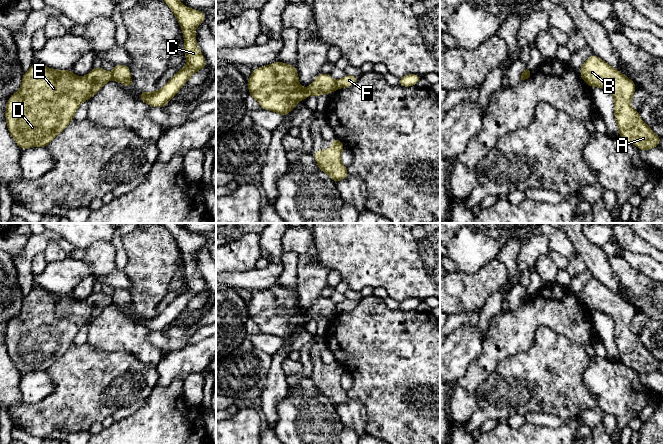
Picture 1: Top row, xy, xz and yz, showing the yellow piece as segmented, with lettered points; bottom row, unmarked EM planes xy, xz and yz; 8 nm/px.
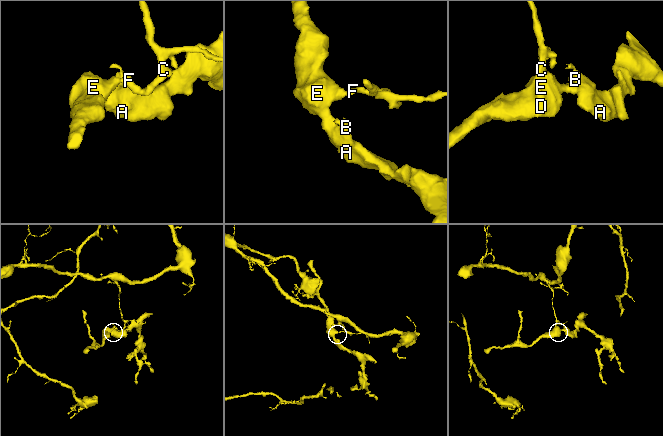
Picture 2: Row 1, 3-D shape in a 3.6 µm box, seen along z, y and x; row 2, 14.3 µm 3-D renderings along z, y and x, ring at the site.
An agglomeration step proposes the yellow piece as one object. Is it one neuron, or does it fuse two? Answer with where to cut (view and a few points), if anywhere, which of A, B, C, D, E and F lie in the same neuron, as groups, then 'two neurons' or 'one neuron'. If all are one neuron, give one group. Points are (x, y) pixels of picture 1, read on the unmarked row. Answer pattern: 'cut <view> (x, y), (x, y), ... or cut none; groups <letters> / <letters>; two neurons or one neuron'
cut xz (334, 305), (337, 312); groups A B D E / C F; two neurons

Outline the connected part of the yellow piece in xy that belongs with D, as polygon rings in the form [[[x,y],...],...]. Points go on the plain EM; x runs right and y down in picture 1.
[[[34,286],[23,298],[19,315],[13,317],[7,325],[7,353],[22,374],[47,371],[73,345],[79,330],[98,317],[110,304],[112,297],[100,291],[94,291],[87,299],[80,301],[71,294],[51,293]]]

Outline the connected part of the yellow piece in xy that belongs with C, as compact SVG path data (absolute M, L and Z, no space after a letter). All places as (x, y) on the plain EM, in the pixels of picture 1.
M162 223L173 236L179 247L183 262L187 289L181 292L161 313L140 317L140 324L152 331L163 332L185 309L191 300L205 293L206 284L196 267L196 252L204 246L206 240L201 234L186 231L178 223Z

